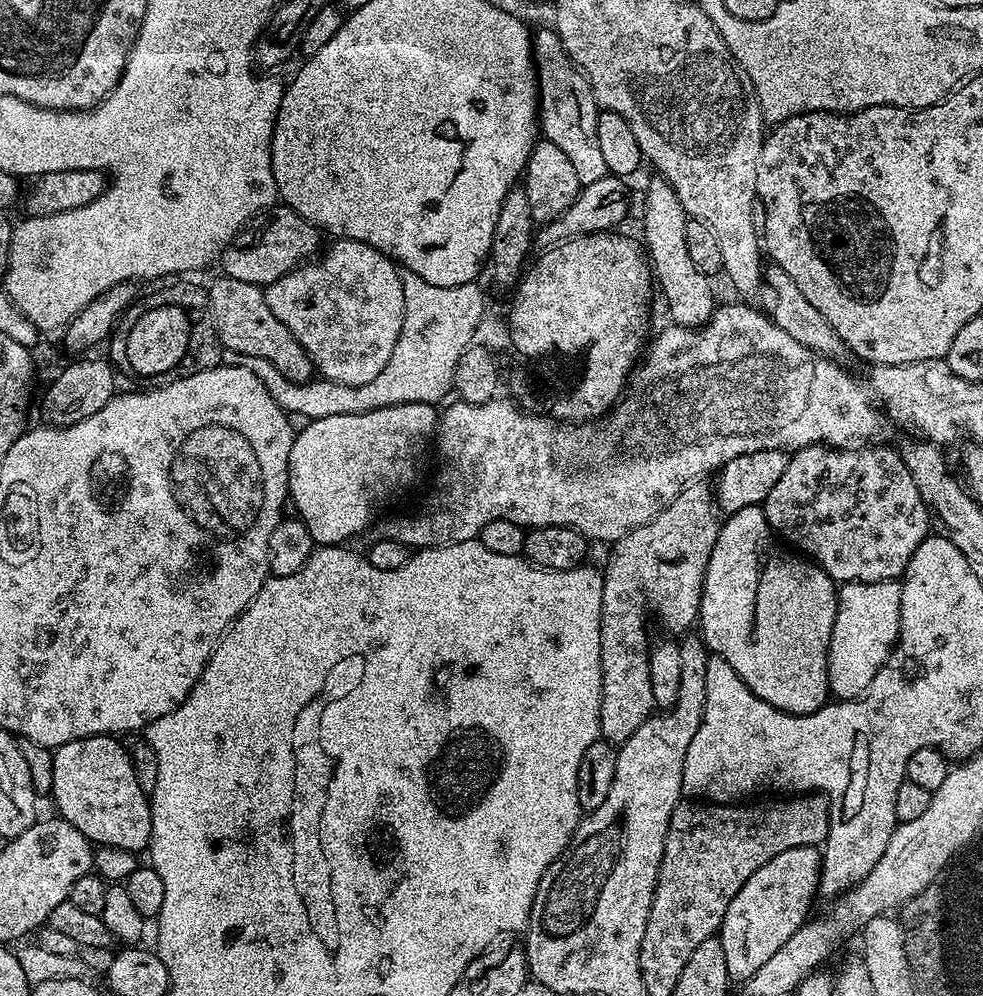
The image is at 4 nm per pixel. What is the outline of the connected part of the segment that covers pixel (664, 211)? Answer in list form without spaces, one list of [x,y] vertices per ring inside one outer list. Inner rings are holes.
[[[655,178],[648,184],[648,189],[644,192],[644,236],[642,235],[642,244],[646,249],[646,255],[648,257],[648,263],[650,265],[651,275],[654,277],[654,284],[660,287],[660,292],[664,295],[664,304],[668,307],[668,312],[672,315],[670,318],[672,324],[681,324],[683,328],[699,328],[700,325],[706,323],[707,320],[712,317],[713,308],[717,307],[718,299],[712,293],[713,281],[706,274],[702,274],[702,270],[698,270],[698,266],[694,266],[694,262],[690,259],[690,253],[686,250],[686,222],[690,219],[687,212],[684,211],[682,202],[678,202],[678,194],[674,194],[674,186],[670,186],[670,182],[666,182],[663,178]]]

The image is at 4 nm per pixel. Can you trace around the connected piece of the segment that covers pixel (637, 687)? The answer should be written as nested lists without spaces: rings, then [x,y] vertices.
[[[695,482],[685,486],[649,524],[611,541],[608,561],[602,564],[600,735],[613,746],[625,744],[656,708],[650,694],[648,615],[653,612],[662,627],[679,634],[697,623],[706,566],[721,523],[713,489]]]

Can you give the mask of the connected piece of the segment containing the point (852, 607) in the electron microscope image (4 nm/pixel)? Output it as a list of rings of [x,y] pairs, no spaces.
[[[900,580],[839,585],[834,630],[828,647],[828,690],[836,700],[858,700],[888,661],[900,636]]]

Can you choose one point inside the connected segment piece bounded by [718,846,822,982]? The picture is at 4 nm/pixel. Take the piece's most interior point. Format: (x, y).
(775, 901)

